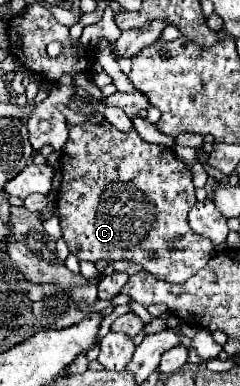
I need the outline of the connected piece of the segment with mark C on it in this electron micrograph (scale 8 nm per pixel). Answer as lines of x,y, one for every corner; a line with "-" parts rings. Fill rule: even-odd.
86,120
78,126
70,126
70,136
62,152
62,186
58,190
56,210
62,238
80,262
128,260
168,284
182,284
212,258
214,246
200,234
194,234
186,222
190,208
196,204
194,184
188,166
176,158
172,148
144,142
136,130
120,132
108,120
102,124

